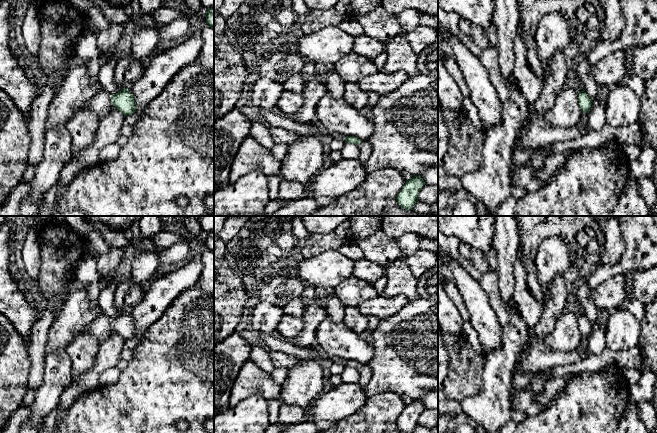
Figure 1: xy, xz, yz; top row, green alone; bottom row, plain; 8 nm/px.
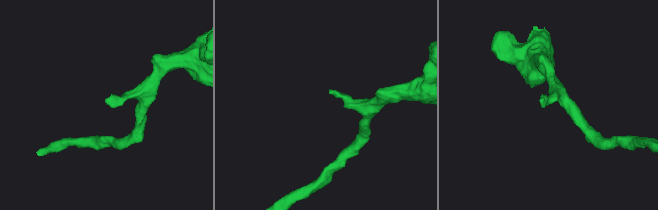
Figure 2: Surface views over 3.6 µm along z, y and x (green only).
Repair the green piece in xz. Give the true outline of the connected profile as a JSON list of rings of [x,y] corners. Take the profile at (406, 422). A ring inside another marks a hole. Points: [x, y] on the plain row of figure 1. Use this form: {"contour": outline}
{"contour": [[[415,399],[413,402],[407,404],[397,418],[397,428],[403,433],[413,433],[415,427],[418,425],[419,416],[424,409],[425,406],[420,399]]]}

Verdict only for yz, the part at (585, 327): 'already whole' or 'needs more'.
already whole

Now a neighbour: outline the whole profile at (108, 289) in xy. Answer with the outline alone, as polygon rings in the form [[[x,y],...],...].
[[[109,278],[103,281],[100,294],[99,305],[105,315],[111,318],[116,318],[119,315],[119,310],[114,303],[114,295],[117,290],[118,280]]]

